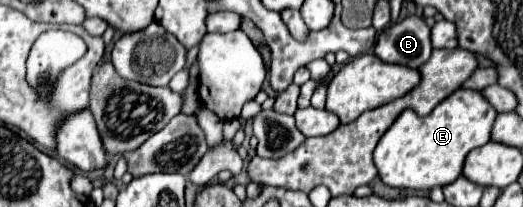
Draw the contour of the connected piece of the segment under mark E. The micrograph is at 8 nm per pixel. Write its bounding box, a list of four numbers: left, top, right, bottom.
[373,89,497,191]

